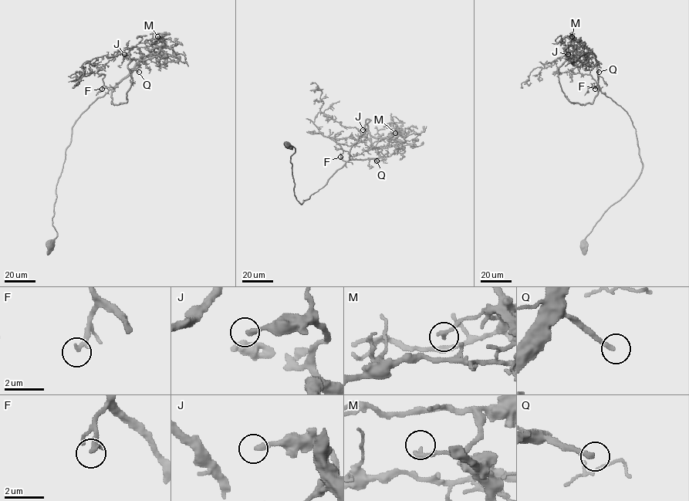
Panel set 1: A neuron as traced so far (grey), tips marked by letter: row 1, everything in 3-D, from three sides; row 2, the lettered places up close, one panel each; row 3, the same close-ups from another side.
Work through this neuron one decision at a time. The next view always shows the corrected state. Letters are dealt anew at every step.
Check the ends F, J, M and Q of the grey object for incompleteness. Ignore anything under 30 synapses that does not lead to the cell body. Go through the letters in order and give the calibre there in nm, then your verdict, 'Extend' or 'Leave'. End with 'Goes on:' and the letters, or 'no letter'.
F: Thickness 240 nm. Leave
J: Thickness 240 nm. Leave
M: Thickness 200 nm. Leave
Q: Thickness 240 nm. Extend
Goes on: Q

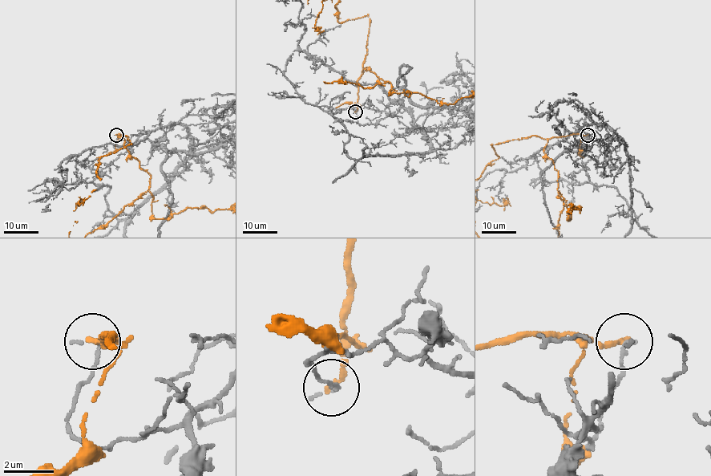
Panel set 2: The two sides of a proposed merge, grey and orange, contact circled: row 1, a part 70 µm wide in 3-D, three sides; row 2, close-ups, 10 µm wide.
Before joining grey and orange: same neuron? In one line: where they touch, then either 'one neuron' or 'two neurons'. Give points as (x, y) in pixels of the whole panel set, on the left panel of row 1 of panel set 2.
(116, 135) | two neurons

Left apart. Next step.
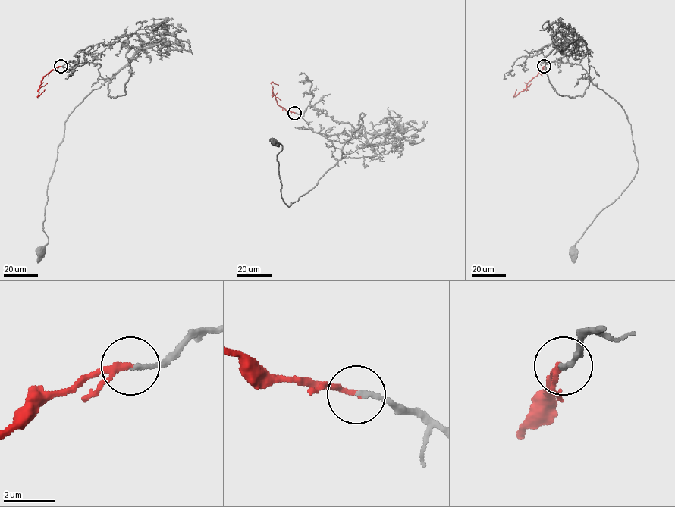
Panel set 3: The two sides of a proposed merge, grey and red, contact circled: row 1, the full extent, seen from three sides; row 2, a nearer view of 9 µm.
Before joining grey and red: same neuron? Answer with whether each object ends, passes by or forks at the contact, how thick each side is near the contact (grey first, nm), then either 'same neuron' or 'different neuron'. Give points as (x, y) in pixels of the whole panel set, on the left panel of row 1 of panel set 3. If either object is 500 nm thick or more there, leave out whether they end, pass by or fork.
grey ends | red ends | 180/220 nm | same neuron

